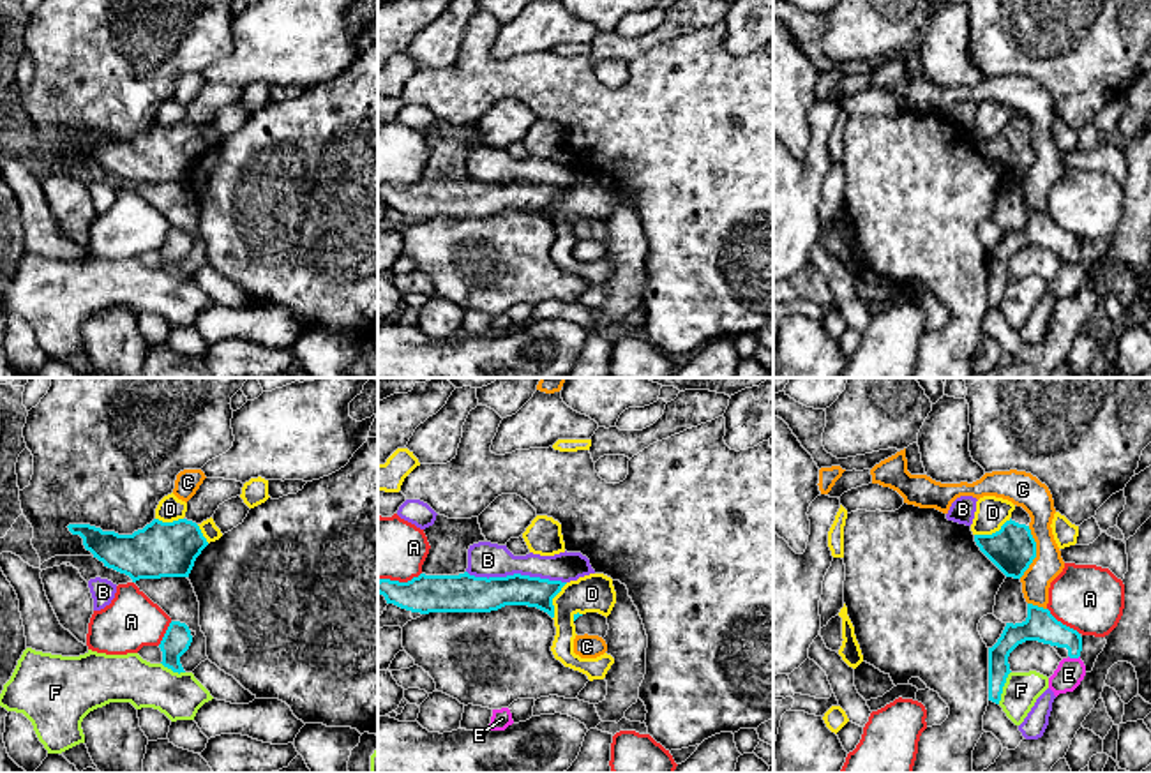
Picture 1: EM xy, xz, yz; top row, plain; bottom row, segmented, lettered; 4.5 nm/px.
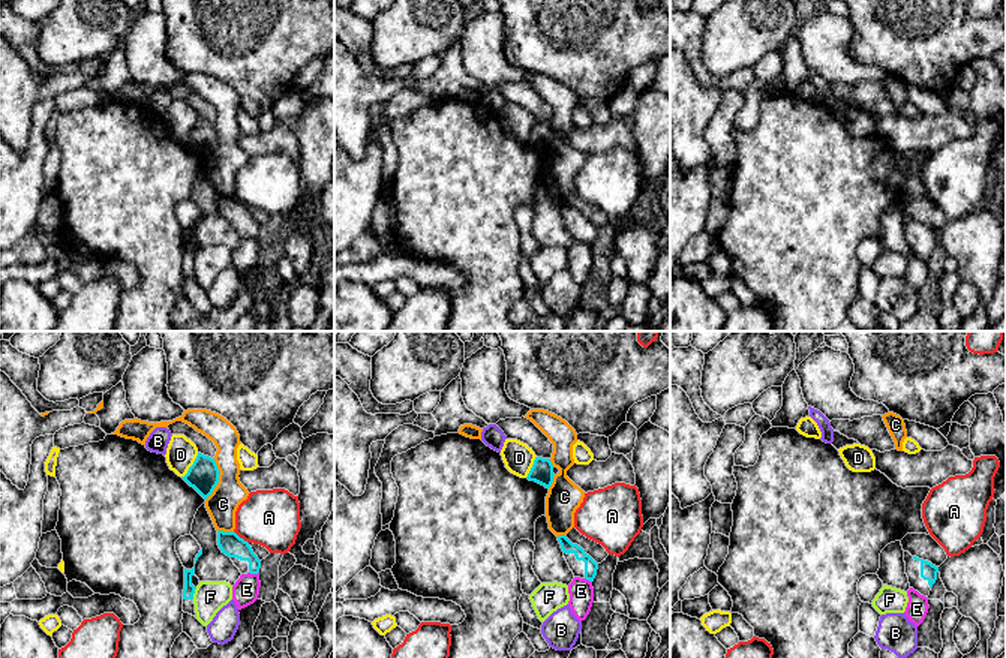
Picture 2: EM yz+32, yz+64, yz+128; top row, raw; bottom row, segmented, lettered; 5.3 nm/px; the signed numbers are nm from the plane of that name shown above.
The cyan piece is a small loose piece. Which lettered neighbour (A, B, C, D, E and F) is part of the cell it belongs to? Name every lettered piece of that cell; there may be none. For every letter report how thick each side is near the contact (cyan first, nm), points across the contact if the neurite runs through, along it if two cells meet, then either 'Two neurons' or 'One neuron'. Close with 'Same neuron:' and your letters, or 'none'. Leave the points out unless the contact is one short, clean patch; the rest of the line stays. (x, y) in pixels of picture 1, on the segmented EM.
A: Thickness 150 nm (cyan) against 300 nm. Two neurons
B: Thickness 180 nm (cyan) against 160 nm. Two neurons
C: Thickness 220 nm (cyan) against 150 nm. Boundary: yz (1030, 526), (1035, 558), (1019, 577). Two neurons
D: Thickness 220 nm (cyan) against 150 nm. Two neurons
E: Thickness 150 nm (cyan) against 130 nm. Boundary: yz (1068, 655), (1079, 657). Two neurons
F: Thickness 100 nm (cyan) against 160 nm. Boundary: yz (1010, 671), (998, 703). Two neurons
Same neuron: none

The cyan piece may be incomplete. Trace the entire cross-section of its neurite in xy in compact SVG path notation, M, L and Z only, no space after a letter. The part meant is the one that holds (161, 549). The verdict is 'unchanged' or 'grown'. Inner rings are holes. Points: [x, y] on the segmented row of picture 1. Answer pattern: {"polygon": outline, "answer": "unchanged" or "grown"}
{"polygon": "M205 478L187 501L184 519L162 522L154 519L132 535L102 531L90 524L69 524L72 535L83 538L87 551L104 567L139 579L189 577L196 558L208 545L199 524L214 517L228 499L242 494L242 482Z", "answer": "grown"}

